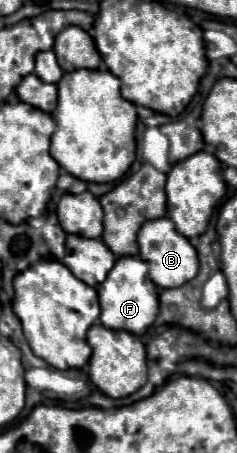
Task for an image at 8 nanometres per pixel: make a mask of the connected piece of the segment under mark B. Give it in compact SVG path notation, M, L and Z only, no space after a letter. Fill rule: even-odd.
M164 216L158 220L146 222L138 234L138 246L140 246L140 258L150 264L148 274L158 288L176 288L196 276L196 270L198 270L196 250L188 242L188 238L176 232L174 222L170 218Z

